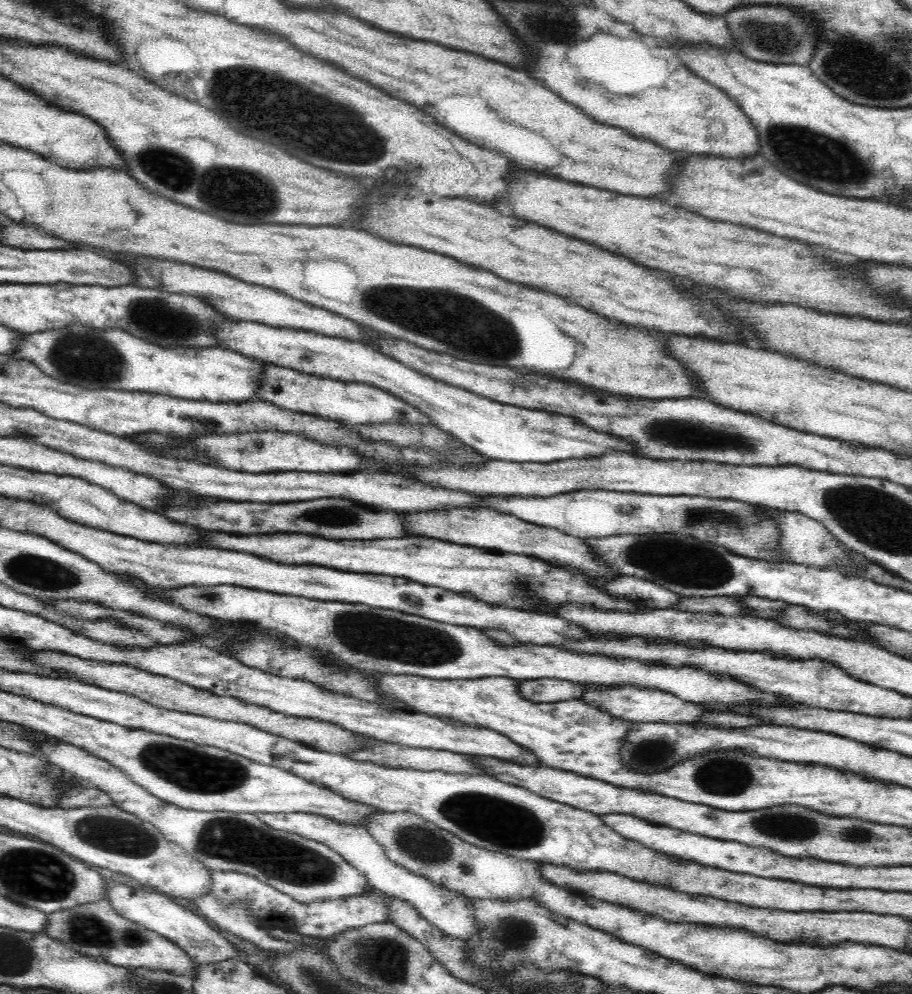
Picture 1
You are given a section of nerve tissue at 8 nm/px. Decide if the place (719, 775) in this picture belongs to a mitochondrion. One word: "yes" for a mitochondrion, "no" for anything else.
yes

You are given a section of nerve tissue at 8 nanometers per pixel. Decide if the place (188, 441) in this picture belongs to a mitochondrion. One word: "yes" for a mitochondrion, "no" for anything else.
no

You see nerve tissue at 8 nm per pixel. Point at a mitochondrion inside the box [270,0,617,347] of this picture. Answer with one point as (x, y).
(352, 142)

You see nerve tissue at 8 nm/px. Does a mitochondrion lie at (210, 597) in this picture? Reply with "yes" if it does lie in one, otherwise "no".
yes

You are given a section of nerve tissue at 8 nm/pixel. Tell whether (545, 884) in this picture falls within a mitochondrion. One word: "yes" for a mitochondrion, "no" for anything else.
no

